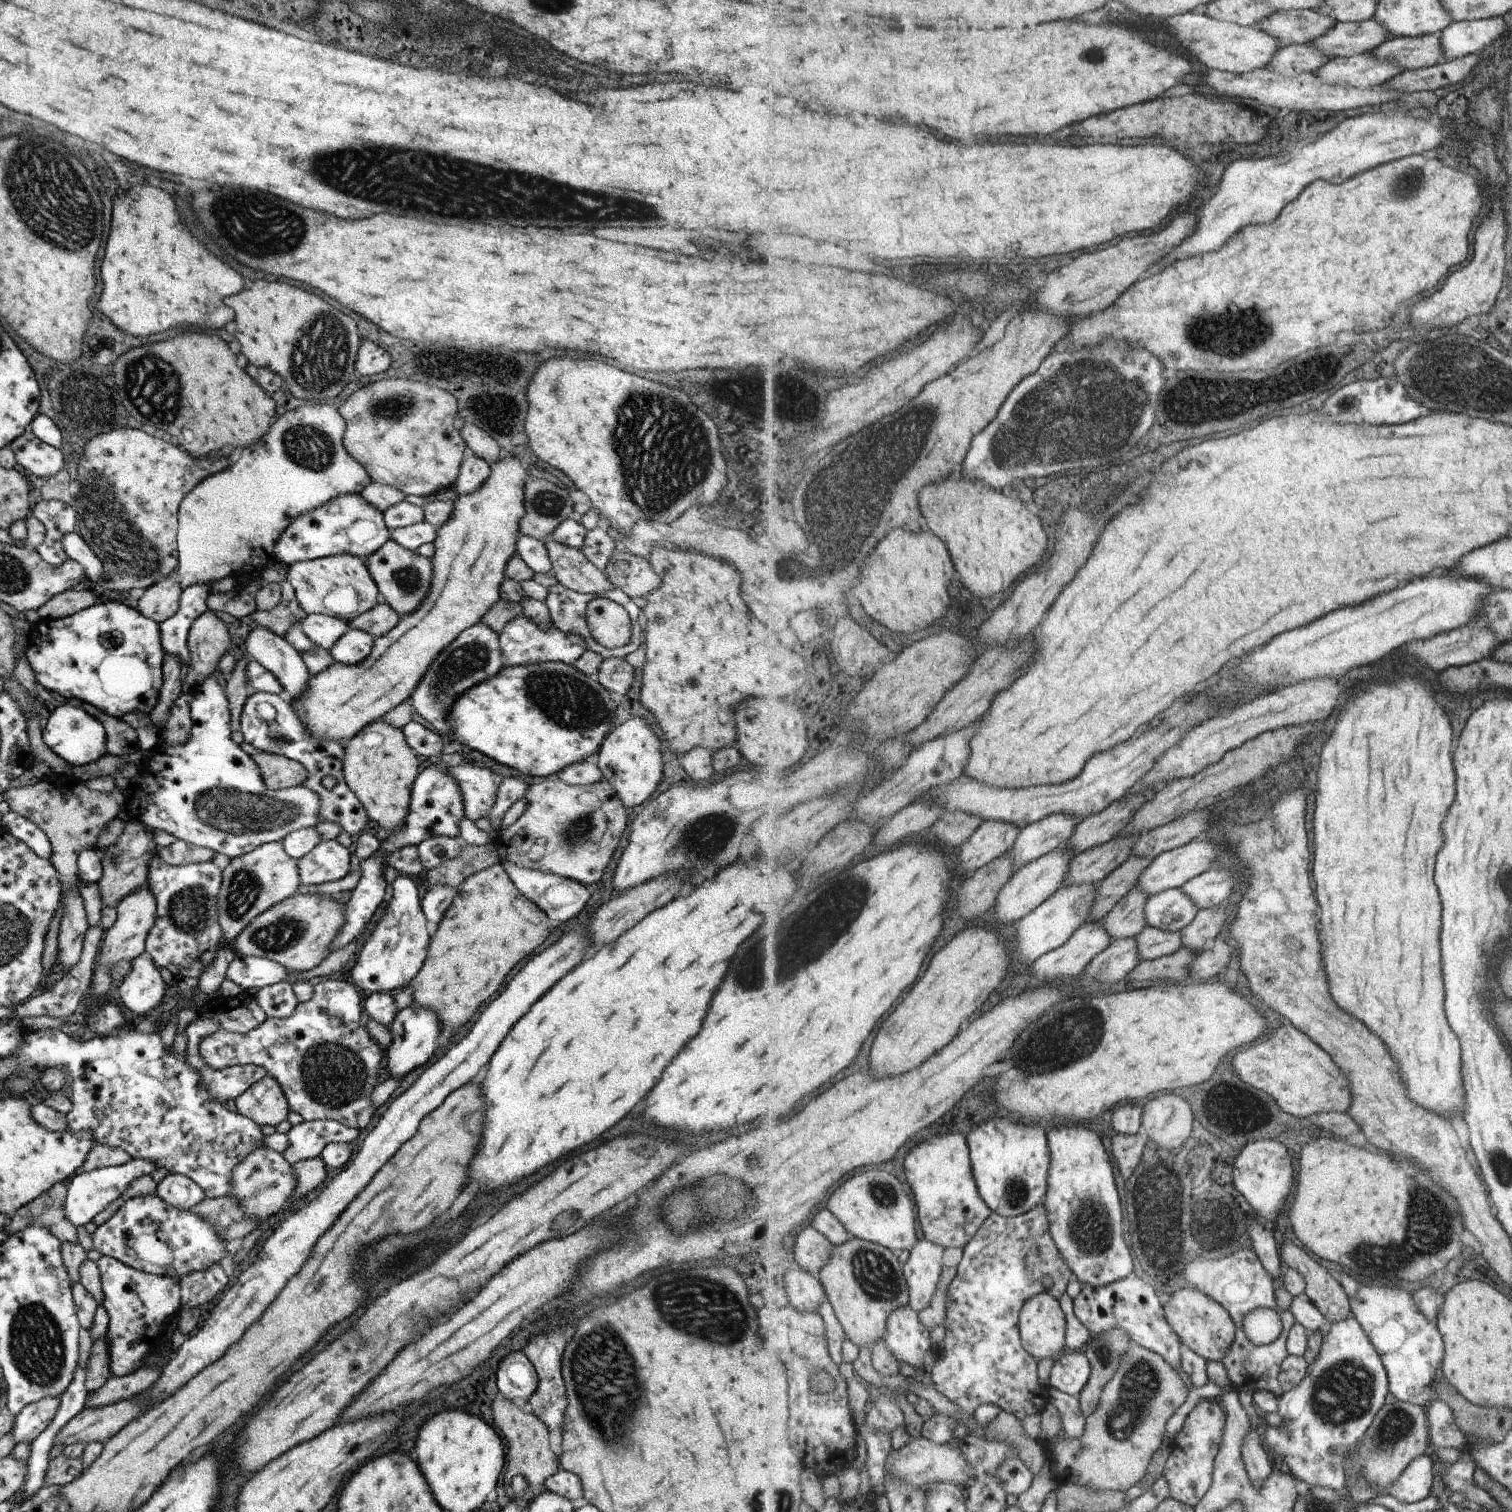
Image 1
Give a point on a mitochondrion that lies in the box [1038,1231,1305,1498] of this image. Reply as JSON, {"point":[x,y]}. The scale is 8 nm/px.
{"point":[1141,1383]}

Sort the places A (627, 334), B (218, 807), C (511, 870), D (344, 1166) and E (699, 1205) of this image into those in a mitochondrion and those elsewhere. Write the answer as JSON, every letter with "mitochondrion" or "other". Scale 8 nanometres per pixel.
{"A":"other","B":"mitochondrion","C":"other","D":"other","E":"mitochondrion"}

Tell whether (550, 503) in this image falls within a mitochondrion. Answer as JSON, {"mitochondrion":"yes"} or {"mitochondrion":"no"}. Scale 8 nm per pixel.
{"mitochondrion":"yes"}

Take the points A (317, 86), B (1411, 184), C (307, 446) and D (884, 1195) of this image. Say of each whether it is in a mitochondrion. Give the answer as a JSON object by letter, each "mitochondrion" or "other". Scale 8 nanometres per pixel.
{"A":"other","B":"mitochondrion","C":"mitochondrion","D":"mitochondrion"}

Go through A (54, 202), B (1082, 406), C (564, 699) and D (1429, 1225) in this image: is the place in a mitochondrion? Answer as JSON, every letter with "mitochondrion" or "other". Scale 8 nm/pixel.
{"A":"mitochondrion","B":"mitochondrion","C":"mitochondrion","D":"mitochondrion"}

